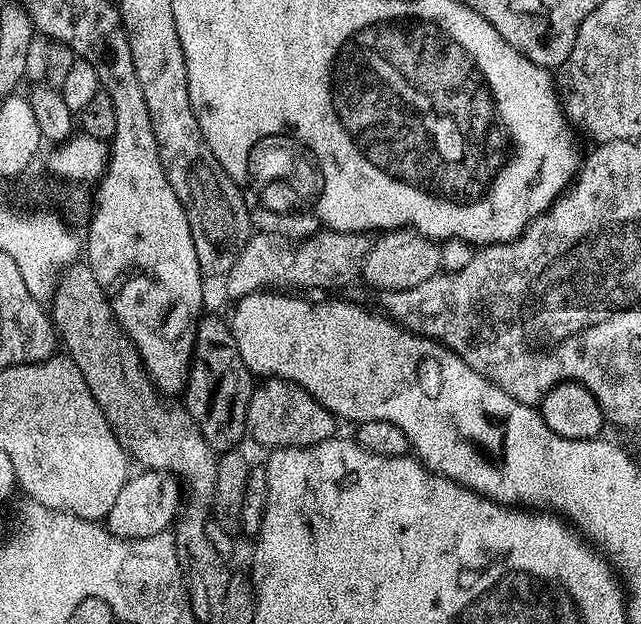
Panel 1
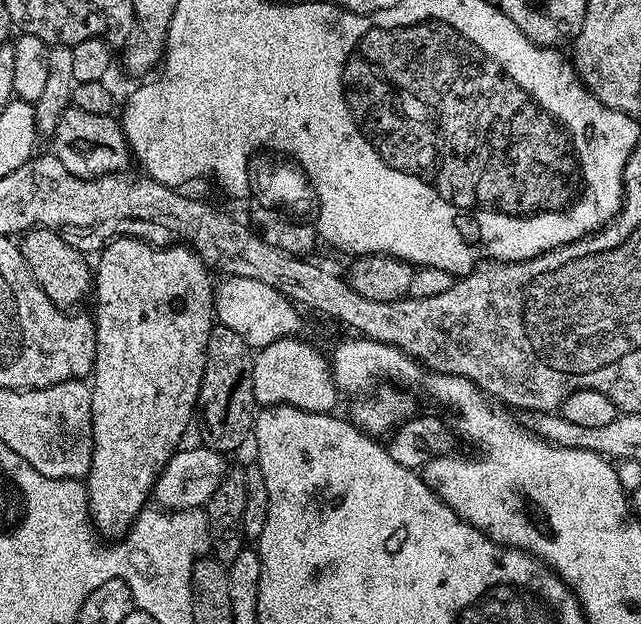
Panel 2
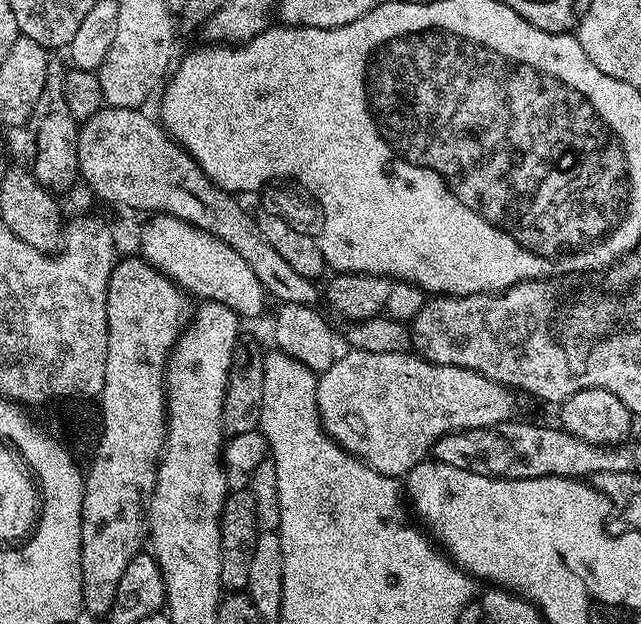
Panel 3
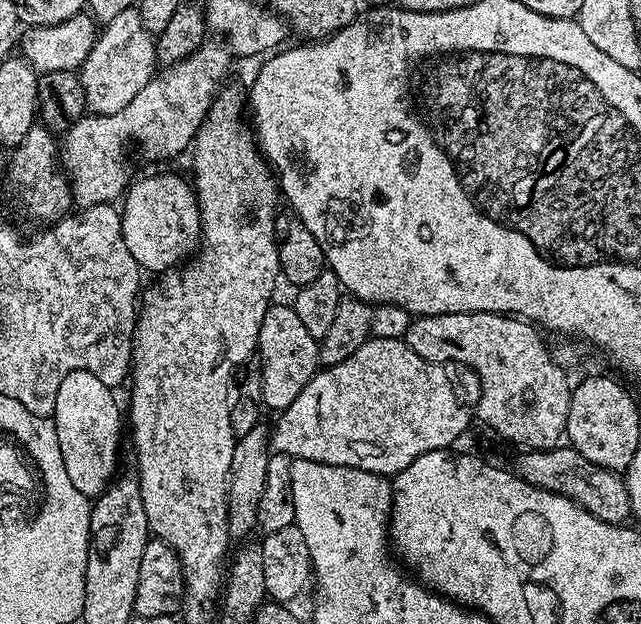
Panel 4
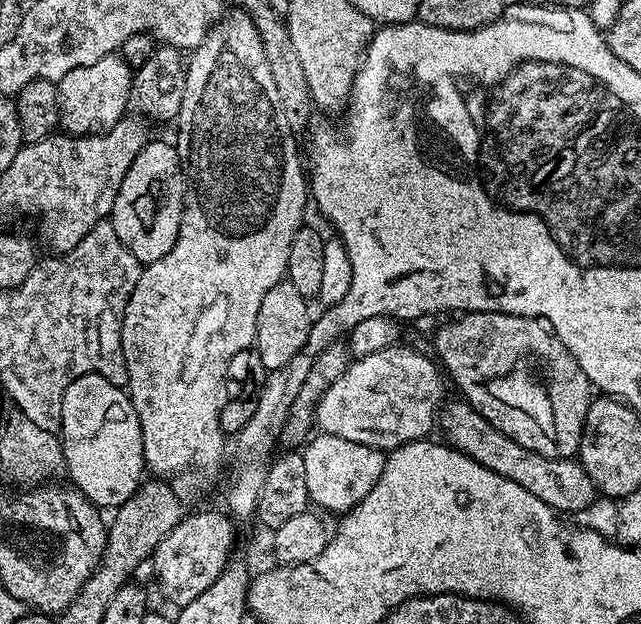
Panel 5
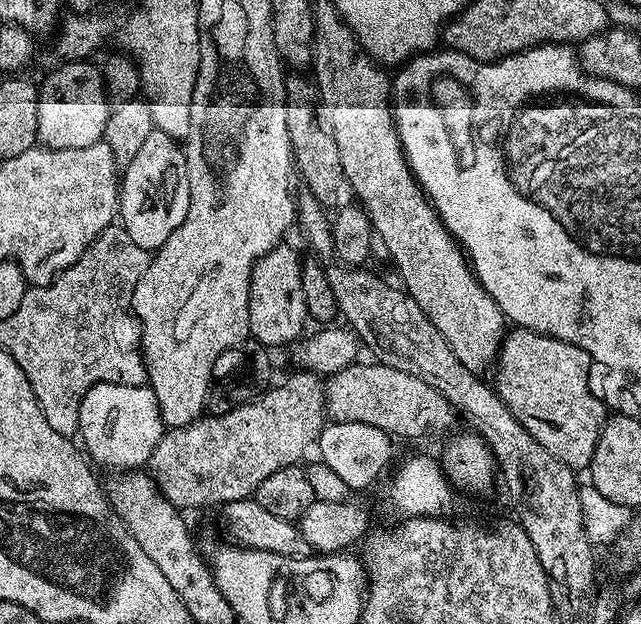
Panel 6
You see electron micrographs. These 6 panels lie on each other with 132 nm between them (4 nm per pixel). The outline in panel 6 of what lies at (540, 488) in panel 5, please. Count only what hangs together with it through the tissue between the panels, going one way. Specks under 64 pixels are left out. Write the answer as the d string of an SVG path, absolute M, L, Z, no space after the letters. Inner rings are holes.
M357 362L346 370L327 377L324 386L324 406L326 416L332 422L366 422L378 426L378 430L388 433L393 438L409 436L416 440L419 436L432 436L435 432L448 432L458 421L458 413L434 386L394 370L379 362L363 364Z

